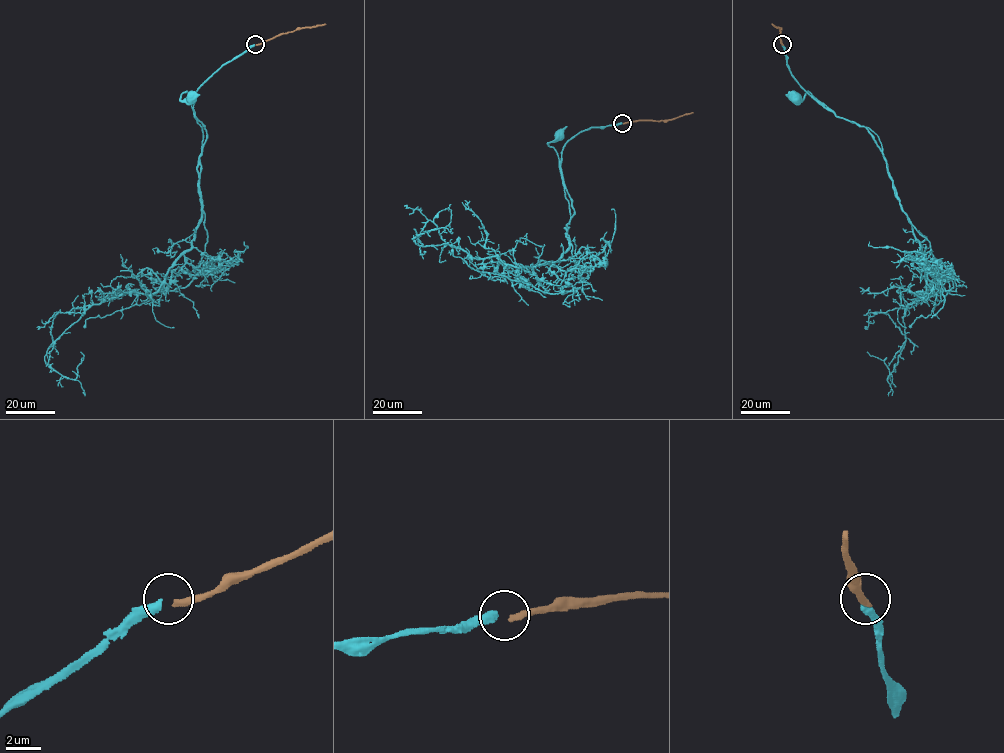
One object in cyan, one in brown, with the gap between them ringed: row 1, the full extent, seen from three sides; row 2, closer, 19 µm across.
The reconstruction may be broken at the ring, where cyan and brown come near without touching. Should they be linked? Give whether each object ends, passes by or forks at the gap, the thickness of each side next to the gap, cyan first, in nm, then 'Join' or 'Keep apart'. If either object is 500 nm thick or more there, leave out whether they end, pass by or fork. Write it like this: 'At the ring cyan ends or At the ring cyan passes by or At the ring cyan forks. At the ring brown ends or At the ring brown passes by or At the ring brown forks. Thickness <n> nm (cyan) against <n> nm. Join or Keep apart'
At the ring cyan ends. At the ring brown ends. Thickness 440 nm (cyan) against 360 nm. Join

